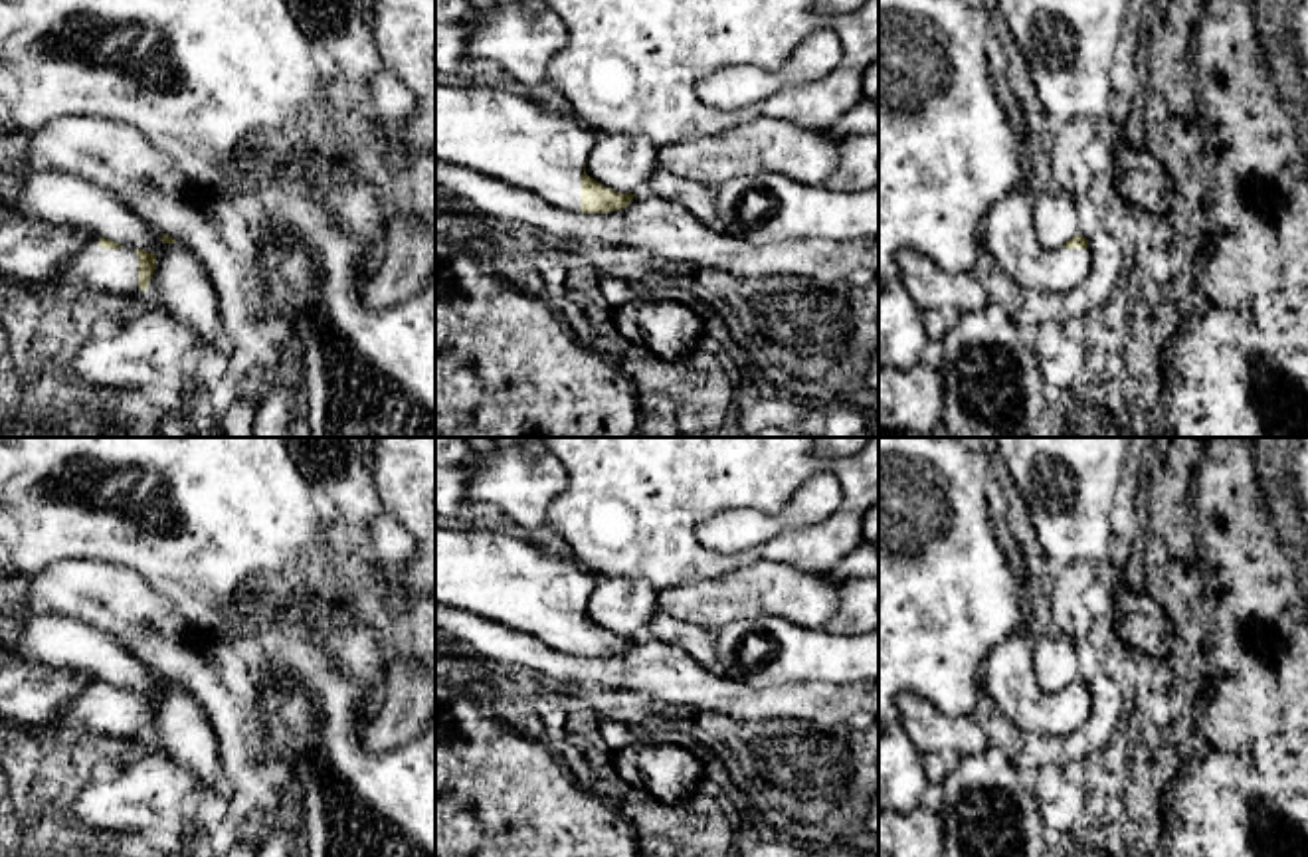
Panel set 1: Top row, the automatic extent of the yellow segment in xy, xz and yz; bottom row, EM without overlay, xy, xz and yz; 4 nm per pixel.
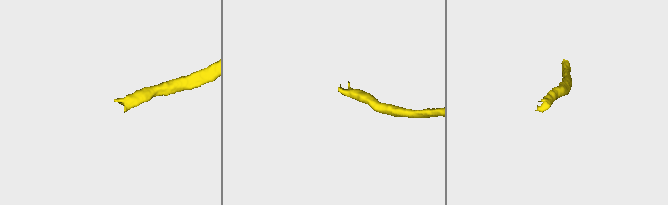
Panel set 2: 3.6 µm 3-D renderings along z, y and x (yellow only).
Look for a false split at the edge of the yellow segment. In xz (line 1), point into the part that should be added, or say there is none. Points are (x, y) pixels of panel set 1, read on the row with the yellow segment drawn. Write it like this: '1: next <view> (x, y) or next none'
1: next xz (487, 129)

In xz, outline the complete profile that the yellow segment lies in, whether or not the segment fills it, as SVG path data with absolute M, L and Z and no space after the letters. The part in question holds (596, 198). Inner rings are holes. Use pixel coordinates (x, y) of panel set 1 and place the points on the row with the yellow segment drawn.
M435 83L435 158L526 188L546 202L586 214L625 210L637 194L619 194L586 174L598 131L580 117L554 115L520 95L491 85Z

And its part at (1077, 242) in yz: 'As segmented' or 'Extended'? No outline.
Extended

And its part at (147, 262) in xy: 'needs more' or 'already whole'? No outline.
needs more

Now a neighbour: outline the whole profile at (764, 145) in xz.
M758 117L722 133L659 146L659 168L716 190L736 176L780 172L823 186L839 160L839 141L790 119Z

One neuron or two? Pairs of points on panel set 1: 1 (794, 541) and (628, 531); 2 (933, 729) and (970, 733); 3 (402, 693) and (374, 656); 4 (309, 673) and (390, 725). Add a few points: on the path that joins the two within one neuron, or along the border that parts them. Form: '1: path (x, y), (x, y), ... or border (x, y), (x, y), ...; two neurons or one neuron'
1: path (752, 555), (737, 561), (691, 561), (669, 553); one neuron
2: path (942, 733), (960, 733); one neuron
3: border (388, 632), (392, 675), (388, 695), (374, 719); two neurons
4: border (414, 737), (388, 751), (367, 751), (359, 741); two neurons

